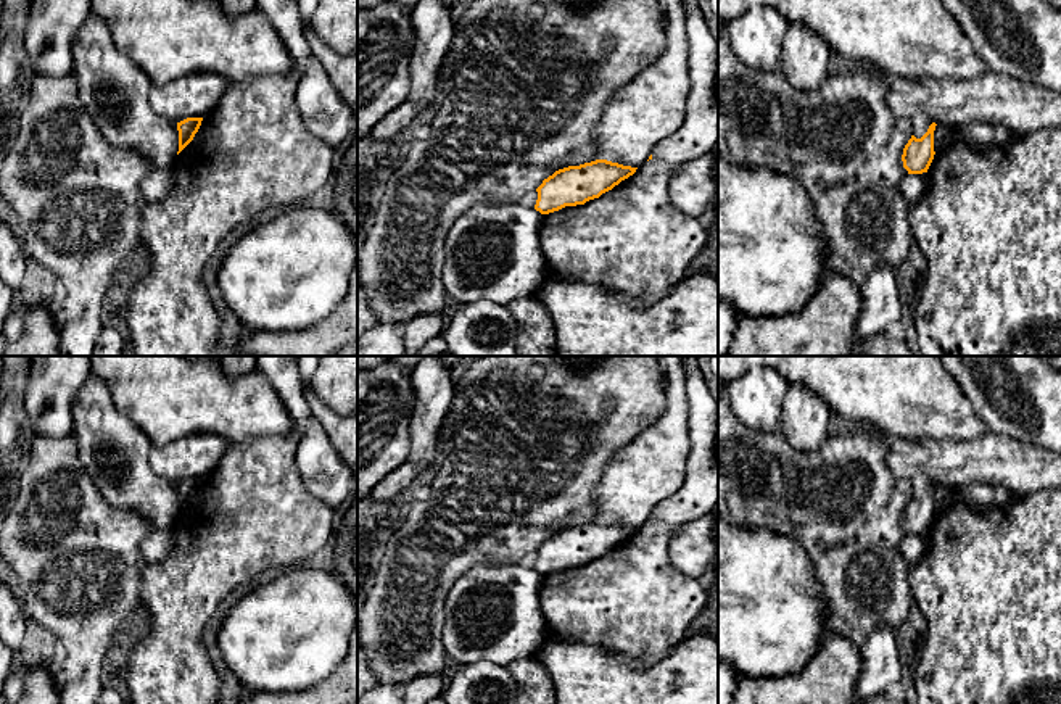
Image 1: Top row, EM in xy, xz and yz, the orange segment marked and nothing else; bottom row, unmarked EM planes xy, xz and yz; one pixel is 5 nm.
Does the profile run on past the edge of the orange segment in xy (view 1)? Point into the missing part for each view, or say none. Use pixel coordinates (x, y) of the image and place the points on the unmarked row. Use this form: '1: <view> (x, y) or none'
1: none

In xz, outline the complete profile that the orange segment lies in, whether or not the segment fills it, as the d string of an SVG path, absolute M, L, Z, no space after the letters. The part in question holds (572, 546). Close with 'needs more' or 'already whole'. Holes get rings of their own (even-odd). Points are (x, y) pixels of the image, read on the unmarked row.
M607 520L559 530L536 549L535 570L549 575L565 567L584 565L612 551L633 536L636 530Z | already whole

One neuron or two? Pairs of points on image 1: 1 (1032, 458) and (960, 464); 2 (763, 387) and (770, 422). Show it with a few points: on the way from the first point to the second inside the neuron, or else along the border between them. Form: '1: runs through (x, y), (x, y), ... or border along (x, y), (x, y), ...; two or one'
1: runs through (1015, 463), (978, 463); one
2: runs through (763, 395), (763, 414); one

